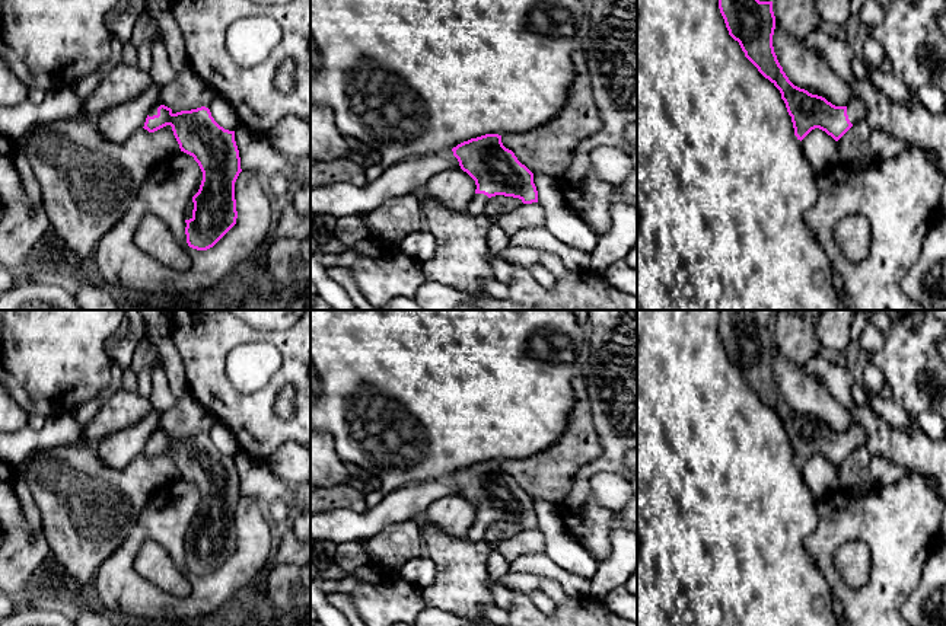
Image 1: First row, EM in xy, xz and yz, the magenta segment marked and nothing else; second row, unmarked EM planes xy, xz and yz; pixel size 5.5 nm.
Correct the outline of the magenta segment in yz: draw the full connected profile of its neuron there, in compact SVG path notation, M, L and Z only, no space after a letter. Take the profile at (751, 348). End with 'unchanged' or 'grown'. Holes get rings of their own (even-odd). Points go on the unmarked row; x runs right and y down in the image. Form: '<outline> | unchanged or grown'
M719 310L719 335L729 361L739 368L745 383L780 416L797 466L819 454L838 467L854 450L867 445L867 432L861 425L853 424L847 432L835 432L789 406L773 373L773 328L759 328L752 310Z | grown

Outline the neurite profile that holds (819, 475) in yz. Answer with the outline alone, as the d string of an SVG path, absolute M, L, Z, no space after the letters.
M819 454L812 456L802 466L802 473L812 496L816 501L840 488L837 467Z

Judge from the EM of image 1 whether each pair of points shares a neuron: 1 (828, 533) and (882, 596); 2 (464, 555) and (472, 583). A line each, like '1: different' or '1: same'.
1: same
2: same

